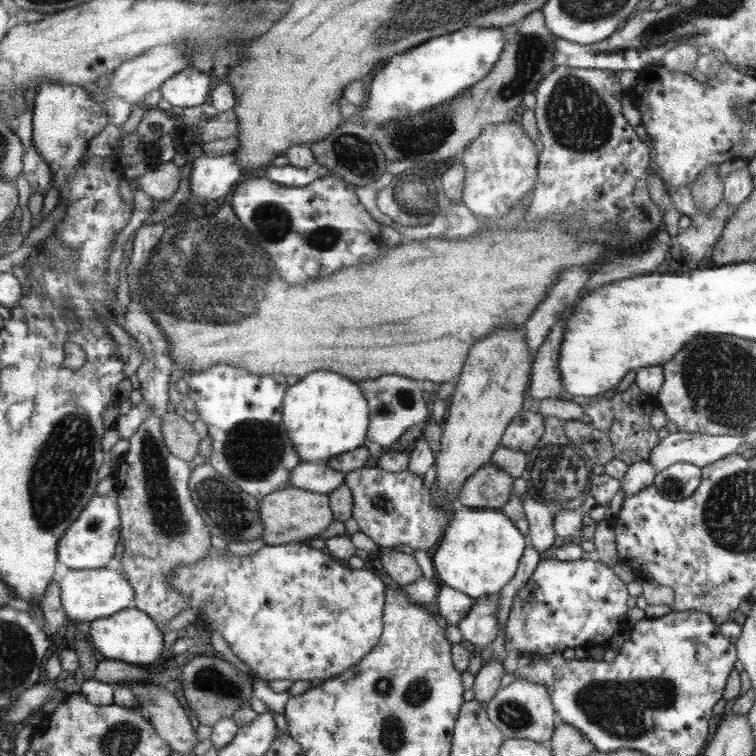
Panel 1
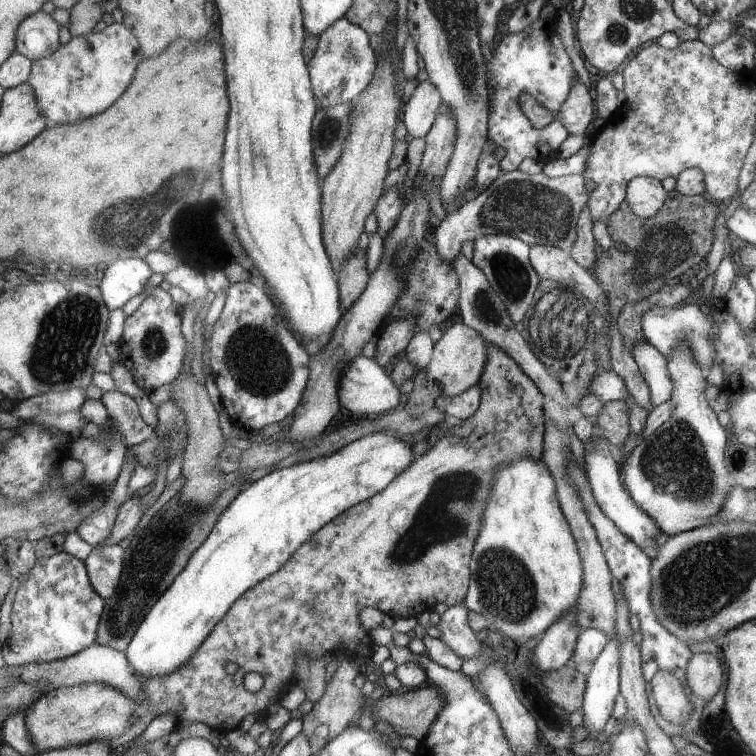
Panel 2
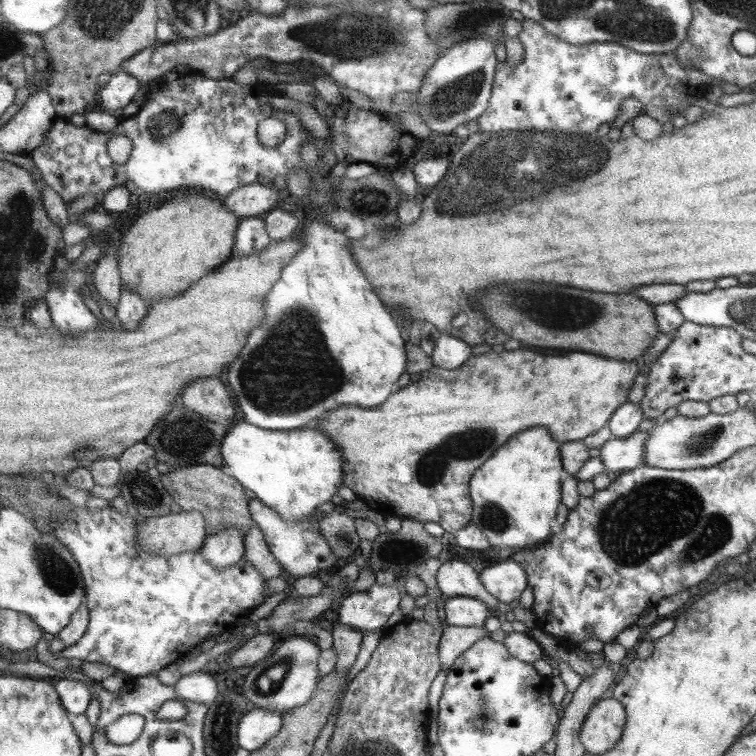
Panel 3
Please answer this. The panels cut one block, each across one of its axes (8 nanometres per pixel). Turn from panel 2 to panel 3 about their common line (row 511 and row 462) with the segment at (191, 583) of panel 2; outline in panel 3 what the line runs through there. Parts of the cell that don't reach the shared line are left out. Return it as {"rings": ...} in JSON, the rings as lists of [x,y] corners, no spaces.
{"rings":[[[248,422],[231,424],[220,447],[223,468],[229,471],[243,488],[251,491],[259,500],[277,516],[282,516],[287,522],[301,522],[307,516],[331,497],[342,485],[343,460],[336,445],[319,430],[262,430]]]}

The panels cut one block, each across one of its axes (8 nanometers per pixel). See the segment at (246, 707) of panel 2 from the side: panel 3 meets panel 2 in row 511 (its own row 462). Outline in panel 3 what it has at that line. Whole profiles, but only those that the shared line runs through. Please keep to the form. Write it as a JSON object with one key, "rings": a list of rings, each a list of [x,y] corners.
{"rings":[[[492,350],[479,355],[471,355],[471,358],[465,364],[459,366],[455,370],[443,370],[443,368],[431,367],[420,373],[420,378],[414,382],[405,385],[395,394],[390,394],[383,406],[375,406],[371,410],[363,410],[363,408],[355,408],[355,406],[343,406],[339,410],[333,410],[331,414],[327,414],[325,418],[319,419],[319,431],[326,435],[340,450],[343,460],[343,478],[342,485],[347,486],[355,493],[357,499],[362,500],[367,505],[369,510],[379,513],[381,516],[399,517],[405,519],[412,519],[419,524],[425,522],[435,522],[439,524],[445,532],[454,532],[461,530],[470,522],[473,516],[473,504],[470,502],[470,488],[469,482],[474,475],[474,471],[481,467],[489,458],[492,458],[494,453],[500,447],[514,437],[515,434],[523,430],[528,430],[534,427],[543,428],[549,431],[552,438],[559,444],[573,441],[583,441],[583,438],[590,437],[591,434],[597,433],[603,426],[609,424],[609,416],[613,416],[615,409],[617,409],[617,402],[619,406],[625,403],[625,394],[629,392],[633,378],[637,376],[637,366],[635,360],[627,366],[627,362],[617,362],[619,359],[603,358],[597,354],[567,354],[567,356],[539,356],[531,350],[504,350],[502,352],[495,352]]]}

